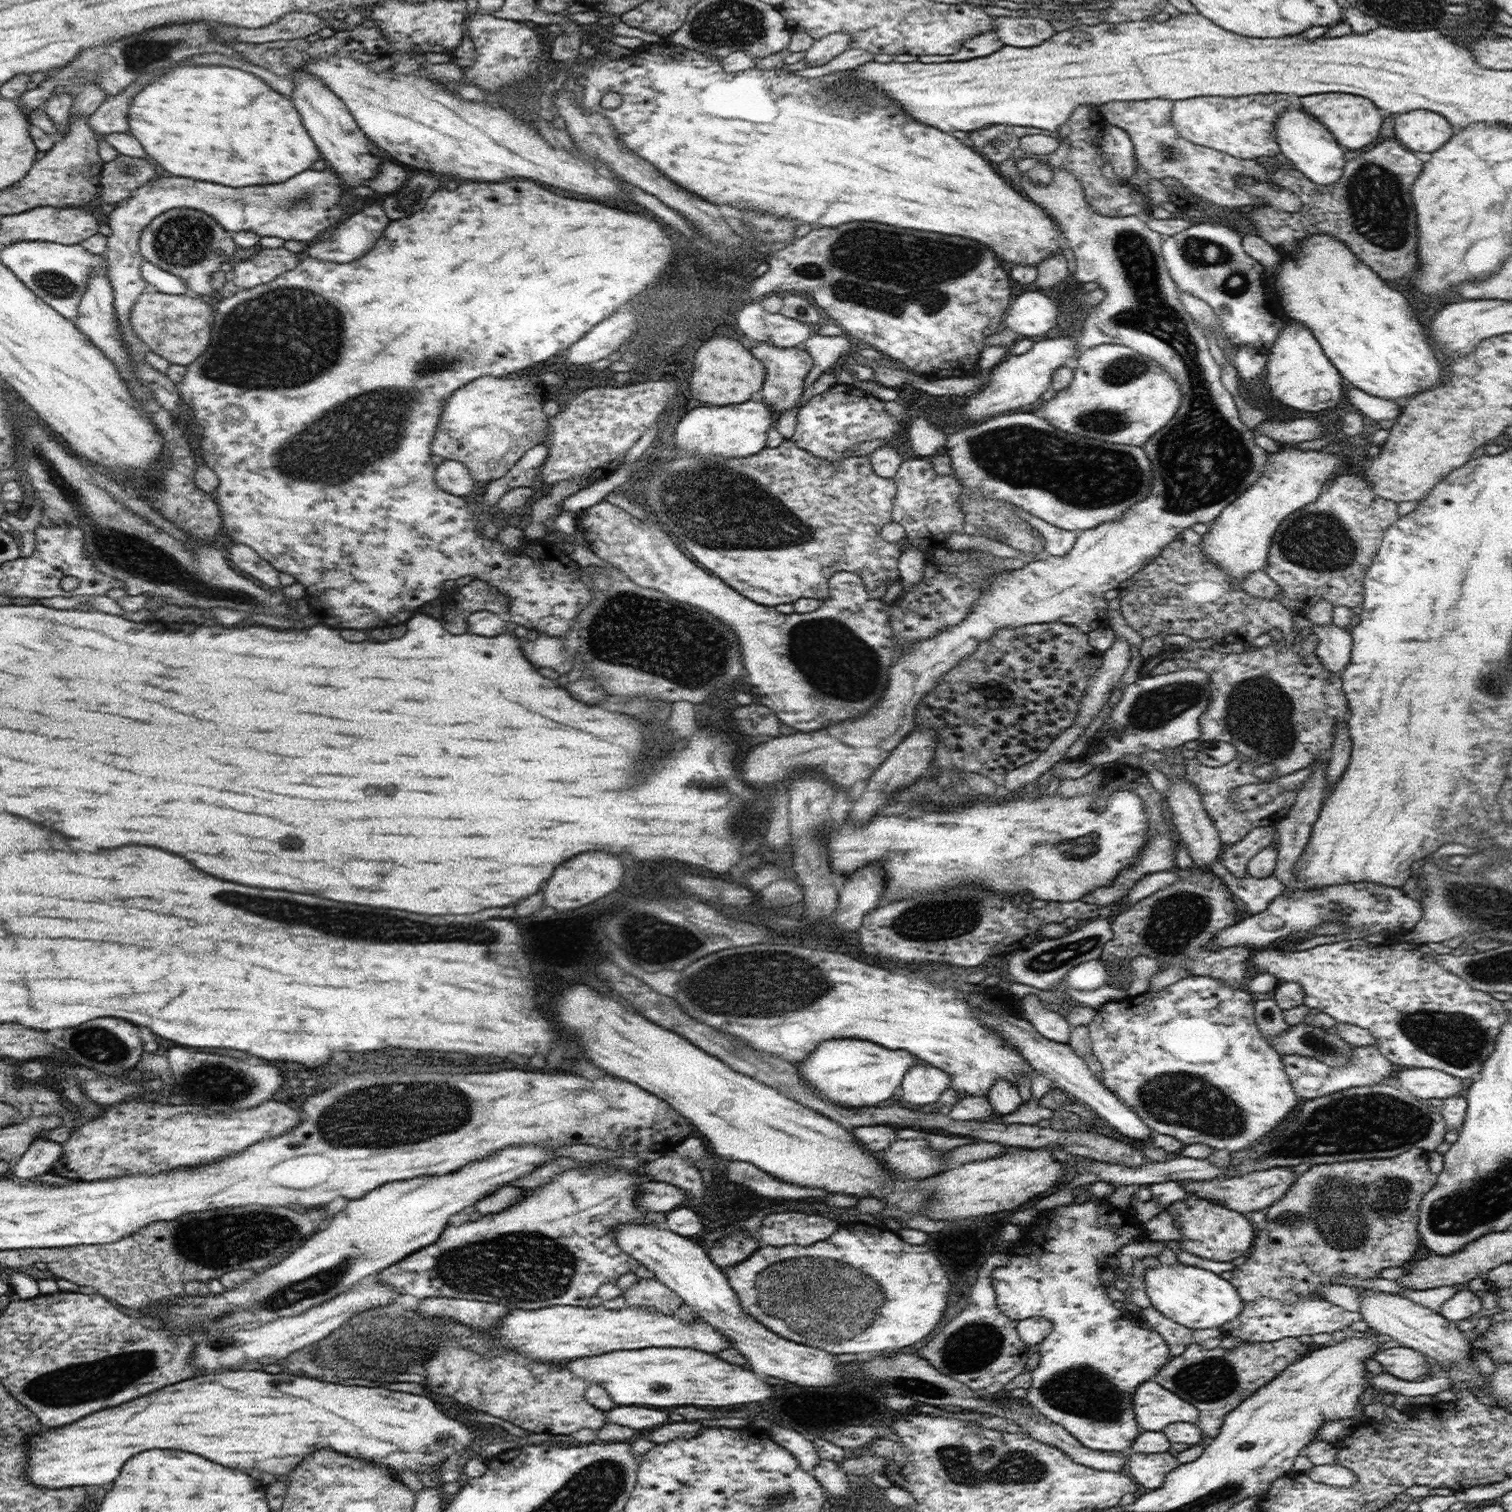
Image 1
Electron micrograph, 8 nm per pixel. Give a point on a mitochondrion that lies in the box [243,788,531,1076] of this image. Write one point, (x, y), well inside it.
(291, 843)

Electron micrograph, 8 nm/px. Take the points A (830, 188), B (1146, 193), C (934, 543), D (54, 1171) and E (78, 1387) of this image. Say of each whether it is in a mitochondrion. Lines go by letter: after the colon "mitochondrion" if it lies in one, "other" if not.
A: other
B: other
C: other
D: other
E: mitochondrion

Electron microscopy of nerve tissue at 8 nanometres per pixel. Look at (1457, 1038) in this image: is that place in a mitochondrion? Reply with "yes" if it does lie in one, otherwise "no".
yes

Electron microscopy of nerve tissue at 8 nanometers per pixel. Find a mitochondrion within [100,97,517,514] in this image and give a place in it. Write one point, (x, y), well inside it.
(246, 328)

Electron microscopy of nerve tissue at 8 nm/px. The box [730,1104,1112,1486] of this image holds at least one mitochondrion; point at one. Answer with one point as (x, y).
(865, 1301)

